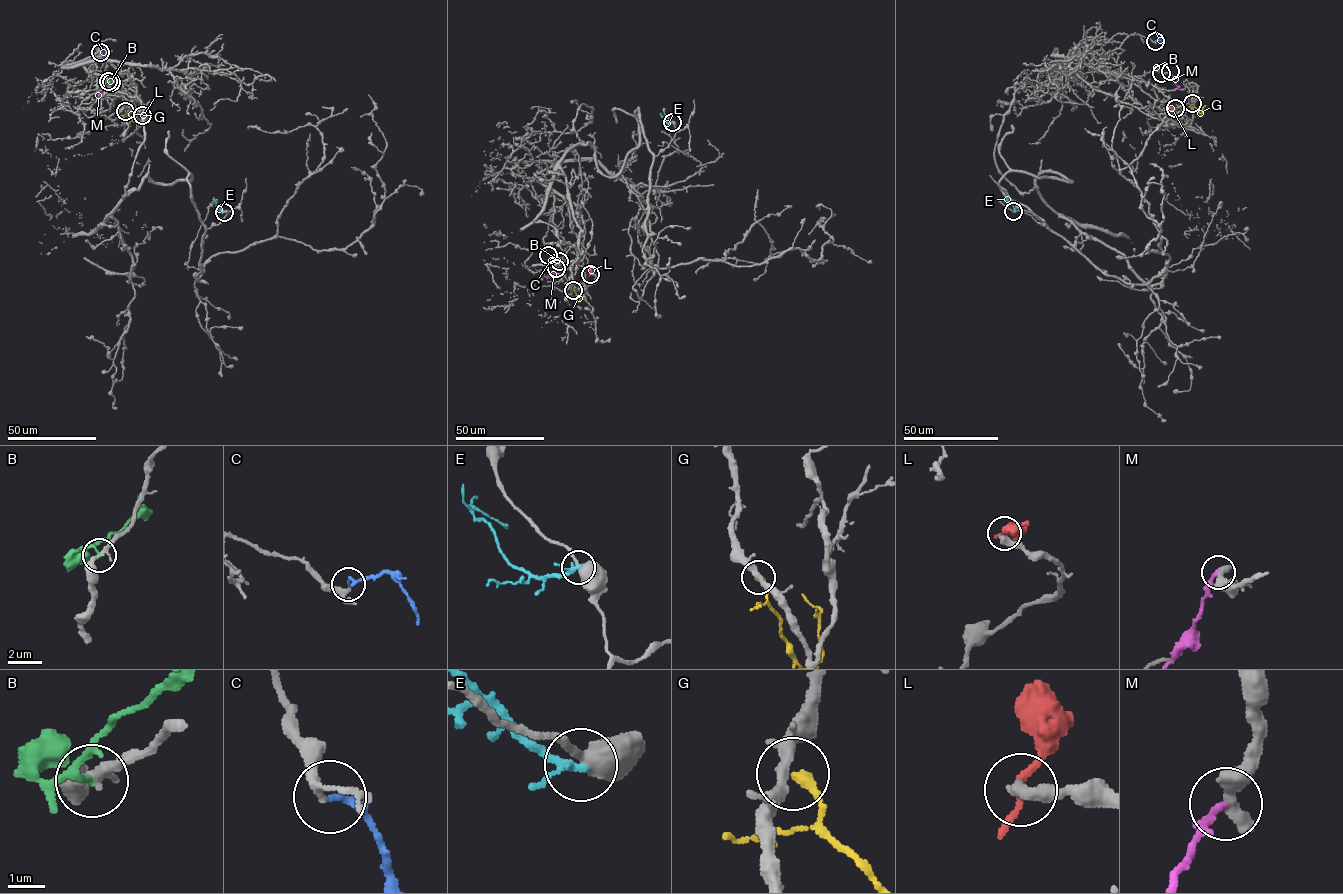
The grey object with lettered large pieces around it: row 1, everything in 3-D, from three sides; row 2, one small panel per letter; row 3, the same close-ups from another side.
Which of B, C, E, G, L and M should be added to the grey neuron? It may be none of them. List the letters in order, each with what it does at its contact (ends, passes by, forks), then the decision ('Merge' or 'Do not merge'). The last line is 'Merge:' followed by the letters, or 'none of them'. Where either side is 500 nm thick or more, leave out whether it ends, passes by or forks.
B: It passes by. Do not merge
C: It ends there. Merge
E: It passes by. Do not merge
G: It ends there. Do not merge
L: It passes by. Do not merge
M: Do not merge
Merge: C

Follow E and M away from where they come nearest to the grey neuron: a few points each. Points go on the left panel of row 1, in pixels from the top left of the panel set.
E: (224, 212), (213, 201), (217, 200)
M: (108, 81), (98, 97)

